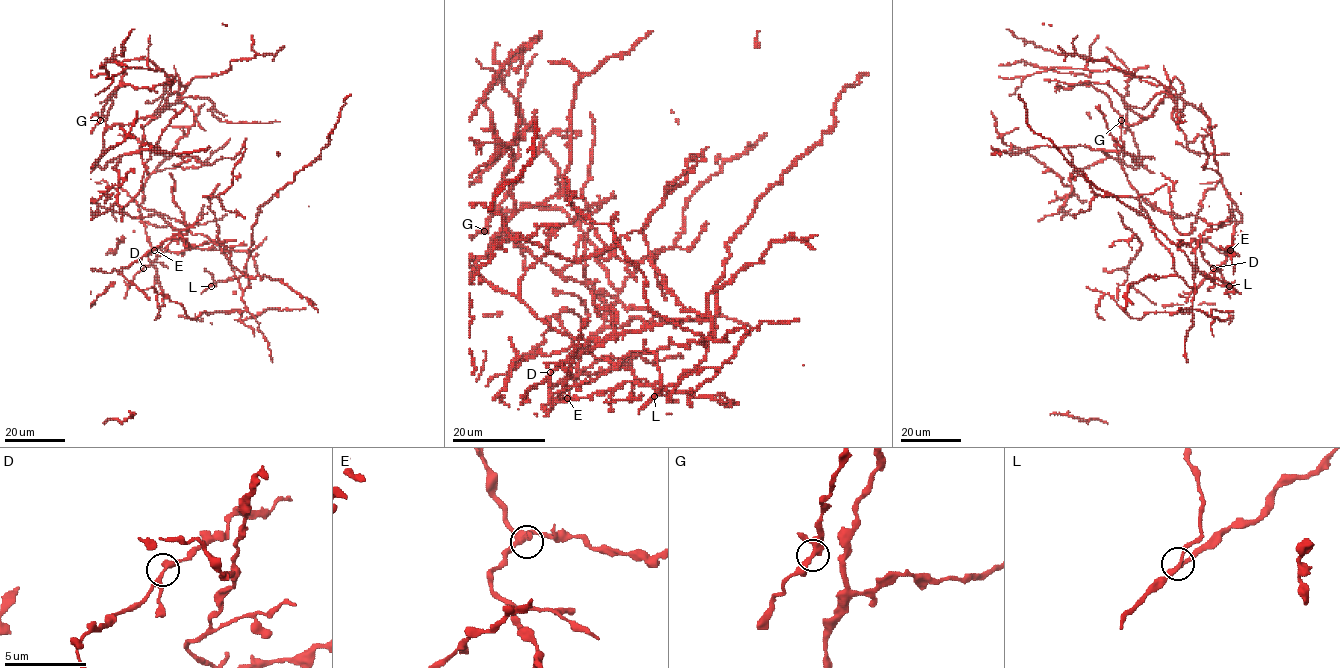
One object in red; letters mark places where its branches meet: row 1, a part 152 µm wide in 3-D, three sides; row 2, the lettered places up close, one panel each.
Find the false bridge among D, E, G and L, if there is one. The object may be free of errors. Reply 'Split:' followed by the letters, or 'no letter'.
Split: no letter

